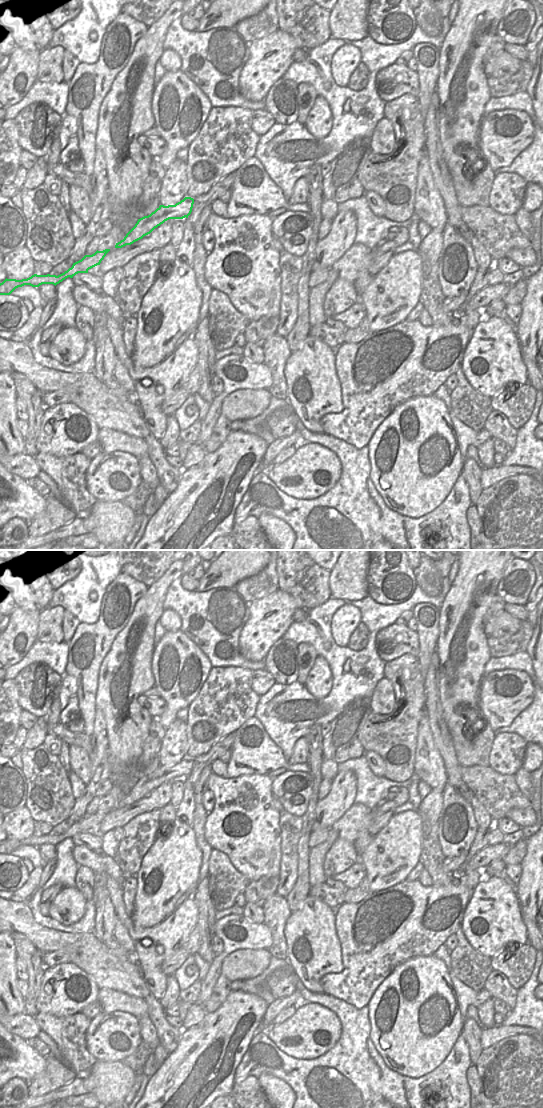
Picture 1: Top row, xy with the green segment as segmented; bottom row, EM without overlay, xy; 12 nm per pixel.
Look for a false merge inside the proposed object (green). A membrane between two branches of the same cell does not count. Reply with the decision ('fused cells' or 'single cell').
single cell

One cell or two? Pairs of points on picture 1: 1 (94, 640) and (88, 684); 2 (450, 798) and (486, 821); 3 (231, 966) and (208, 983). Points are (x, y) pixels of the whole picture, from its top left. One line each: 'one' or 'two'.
1: one
2: two
3: two

